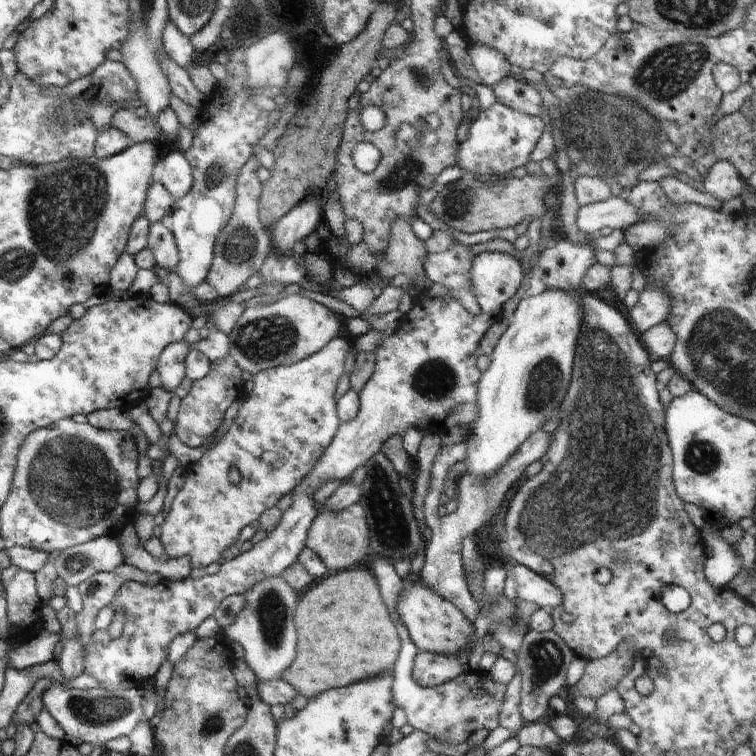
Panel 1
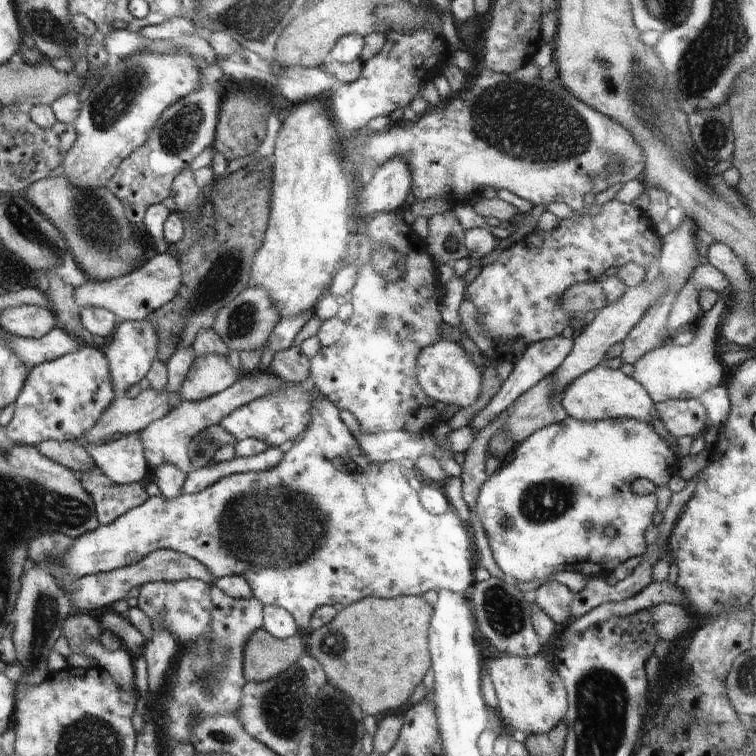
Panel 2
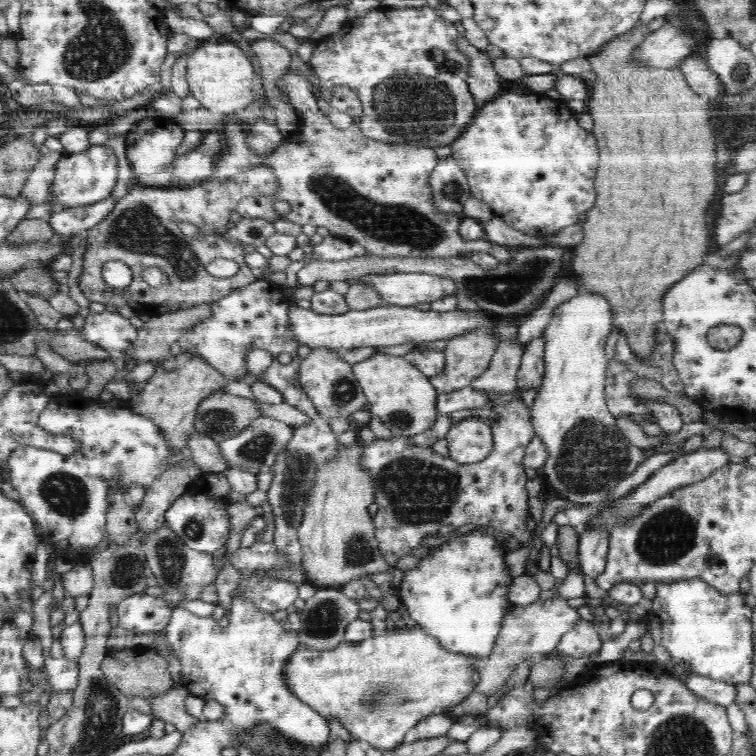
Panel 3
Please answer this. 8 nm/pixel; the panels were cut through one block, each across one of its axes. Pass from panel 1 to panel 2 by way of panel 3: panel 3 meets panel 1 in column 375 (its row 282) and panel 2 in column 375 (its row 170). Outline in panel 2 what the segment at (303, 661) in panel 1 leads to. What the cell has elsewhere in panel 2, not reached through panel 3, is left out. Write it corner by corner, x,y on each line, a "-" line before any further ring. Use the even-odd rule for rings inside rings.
422,596
394,600
364,598
342,608
336,618
310,634
310,654
320,662
328,682
346,692
364,714
398,712
430,668
428,622
432,608

